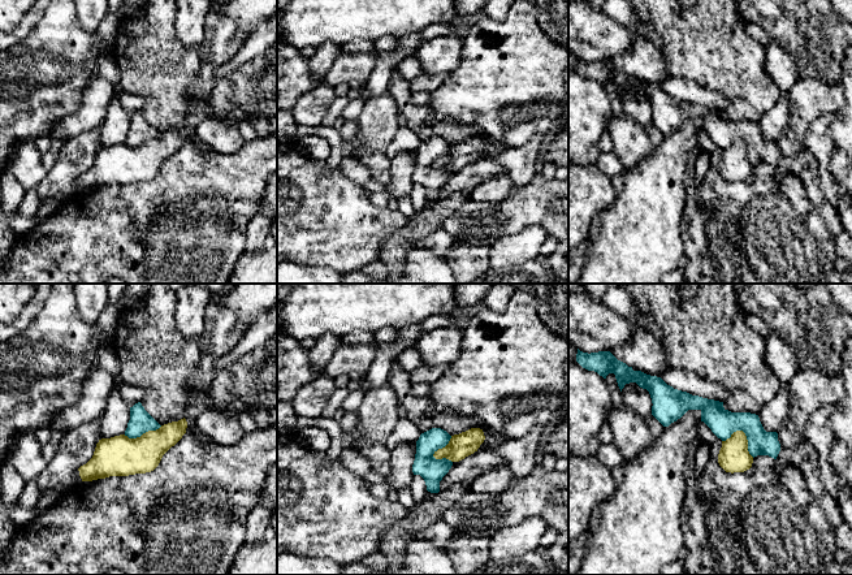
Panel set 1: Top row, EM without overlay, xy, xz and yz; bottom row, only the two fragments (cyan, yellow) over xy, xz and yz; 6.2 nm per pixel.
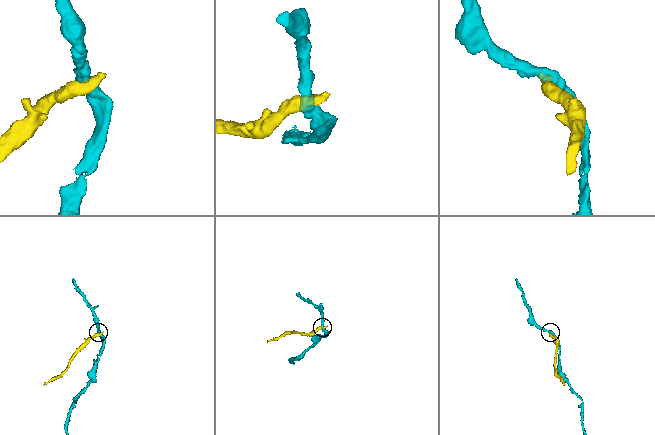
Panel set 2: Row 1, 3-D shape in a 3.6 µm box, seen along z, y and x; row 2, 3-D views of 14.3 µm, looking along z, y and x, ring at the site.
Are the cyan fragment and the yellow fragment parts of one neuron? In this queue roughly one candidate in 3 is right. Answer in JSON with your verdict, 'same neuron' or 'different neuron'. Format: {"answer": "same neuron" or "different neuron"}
{"answer": "different neuron"}

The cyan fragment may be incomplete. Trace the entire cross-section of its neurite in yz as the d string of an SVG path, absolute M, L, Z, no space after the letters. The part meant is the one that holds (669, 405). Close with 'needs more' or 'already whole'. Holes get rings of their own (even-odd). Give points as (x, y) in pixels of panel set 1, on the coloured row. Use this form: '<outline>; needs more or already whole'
M578 349L576 362L604 379L609 373L614 373L620 392L630 382L636 382L640 388L646 389L653 403L652 415L663 427L669 427L680 419L688 410L700 410L701 421L722 441L730 438L734 432L743 431L748 440L748 451L753 458L769 455L777 459L780 451L778 433L766 432L756 414L731 412L723 407L723 402L674 389L661 377L633 371L632 367L618 360L610 351L588 354Z; already whole

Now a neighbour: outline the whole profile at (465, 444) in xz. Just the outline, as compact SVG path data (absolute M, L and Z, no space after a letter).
M471 428L466 432L451 436L449 444L434 451L433 457L436 459L446 458L451 462L459 462L477 451L484 440L485 436L483 429Z

